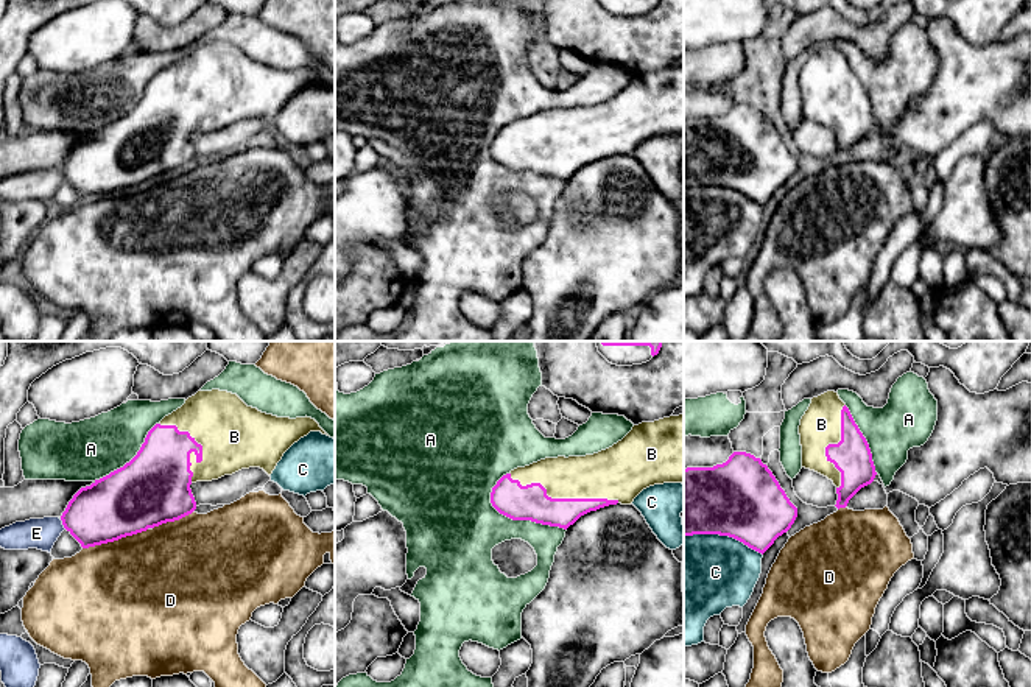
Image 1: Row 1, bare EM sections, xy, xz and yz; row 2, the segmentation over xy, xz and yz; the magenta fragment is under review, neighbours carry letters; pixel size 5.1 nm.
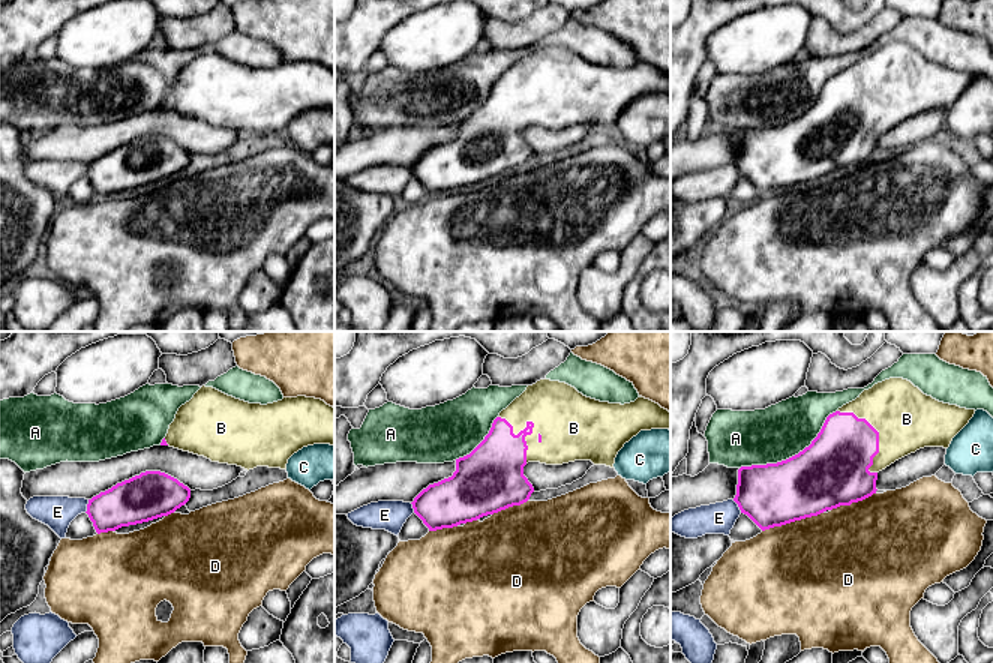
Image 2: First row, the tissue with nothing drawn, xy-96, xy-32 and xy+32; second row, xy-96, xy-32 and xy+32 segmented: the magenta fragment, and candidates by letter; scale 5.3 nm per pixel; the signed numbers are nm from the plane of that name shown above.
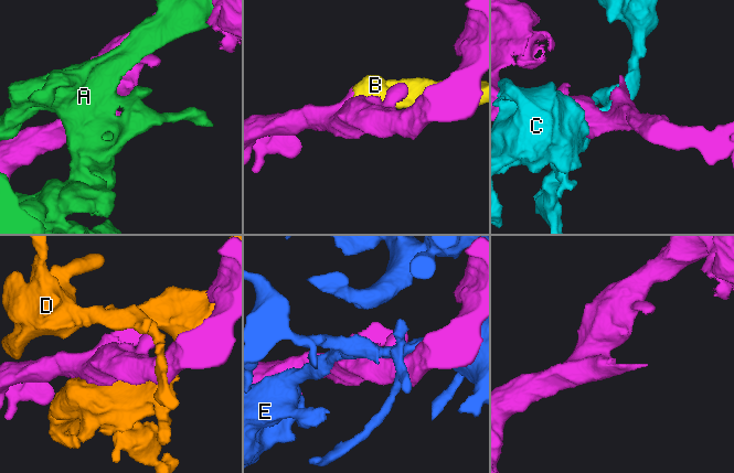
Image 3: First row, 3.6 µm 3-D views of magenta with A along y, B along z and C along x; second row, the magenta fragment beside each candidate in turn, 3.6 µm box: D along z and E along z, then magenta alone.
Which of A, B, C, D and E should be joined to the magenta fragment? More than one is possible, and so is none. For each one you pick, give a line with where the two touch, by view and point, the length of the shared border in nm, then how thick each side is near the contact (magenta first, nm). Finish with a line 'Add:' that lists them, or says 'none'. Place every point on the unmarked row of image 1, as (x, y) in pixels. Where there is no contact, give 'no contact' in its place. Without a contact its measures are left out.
B: meets magenta in xz at (561, 150); contact 600 nm long; 180 nm thick on the magenta side, 240 nm on the other
Add: B

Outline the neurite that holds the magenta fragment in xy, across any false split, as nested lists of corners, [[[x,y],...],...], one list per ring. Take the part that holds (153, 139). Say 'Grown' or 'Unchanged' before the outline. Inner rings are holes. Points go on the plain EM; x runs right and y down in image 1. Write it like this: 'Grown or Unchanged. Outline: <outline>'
Grown. Outline: [[[198,42],[148,83],[129,114],[81,139],[62,164],[62,176],[83,199],[89,199],[179,171],[196,160],[192,134],[249,118],[271,126],[283,104],[310,83],[327,86],[311,69],[277,69],[248,58],[232,44]]]

